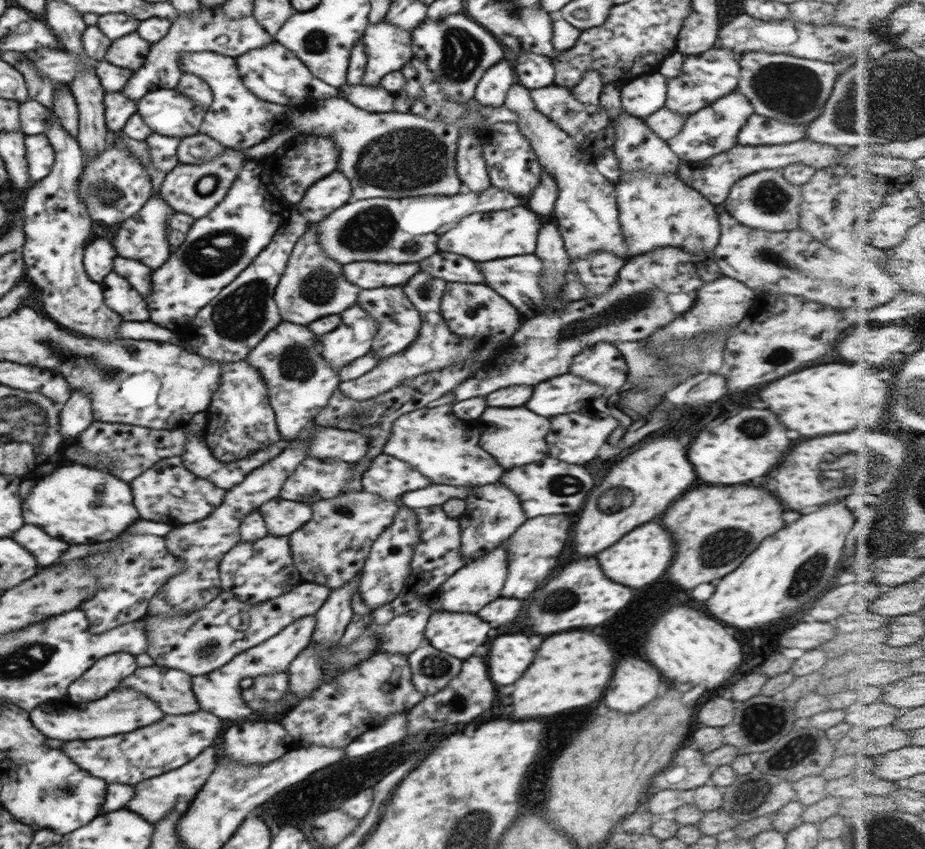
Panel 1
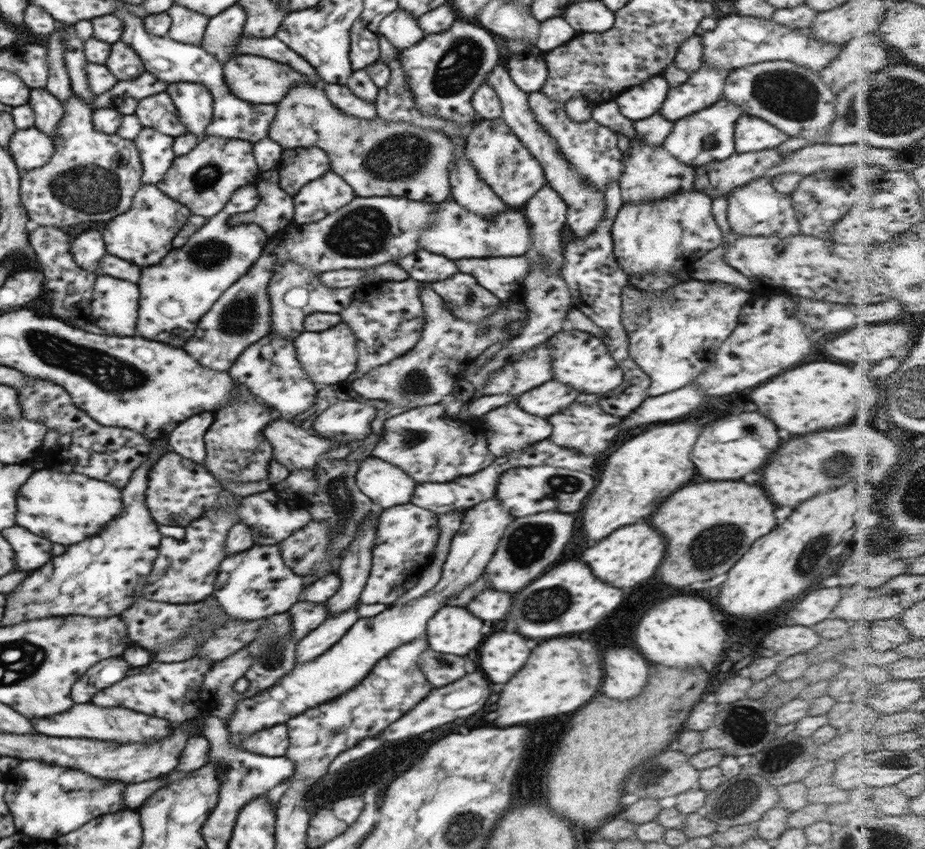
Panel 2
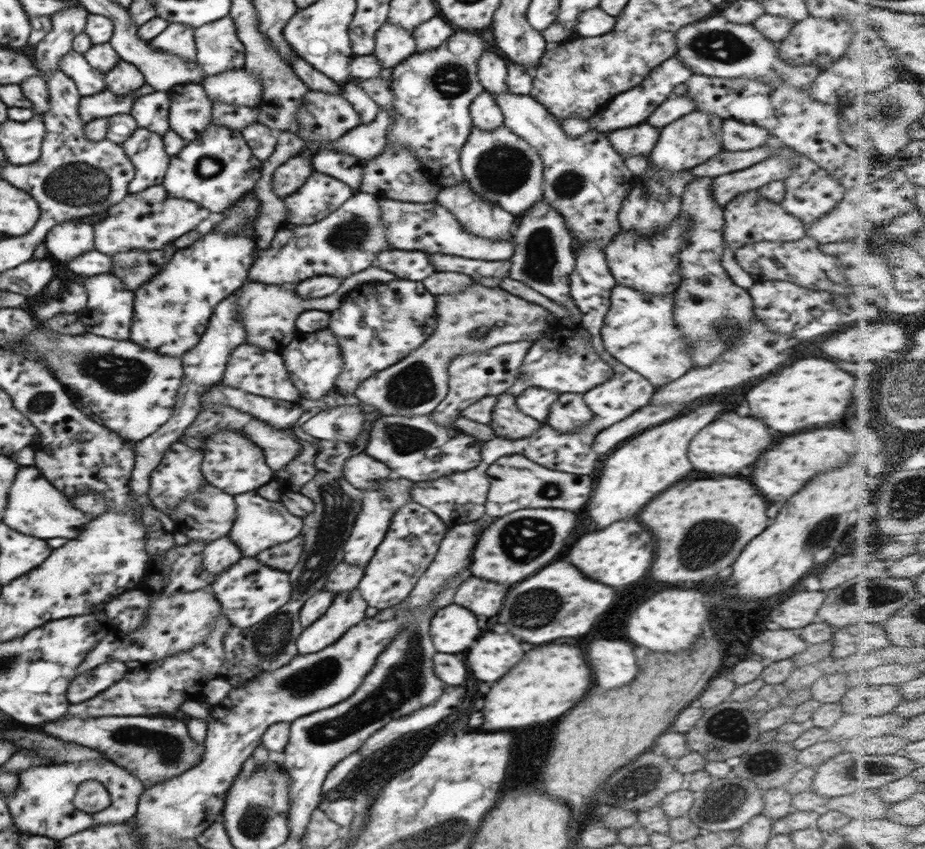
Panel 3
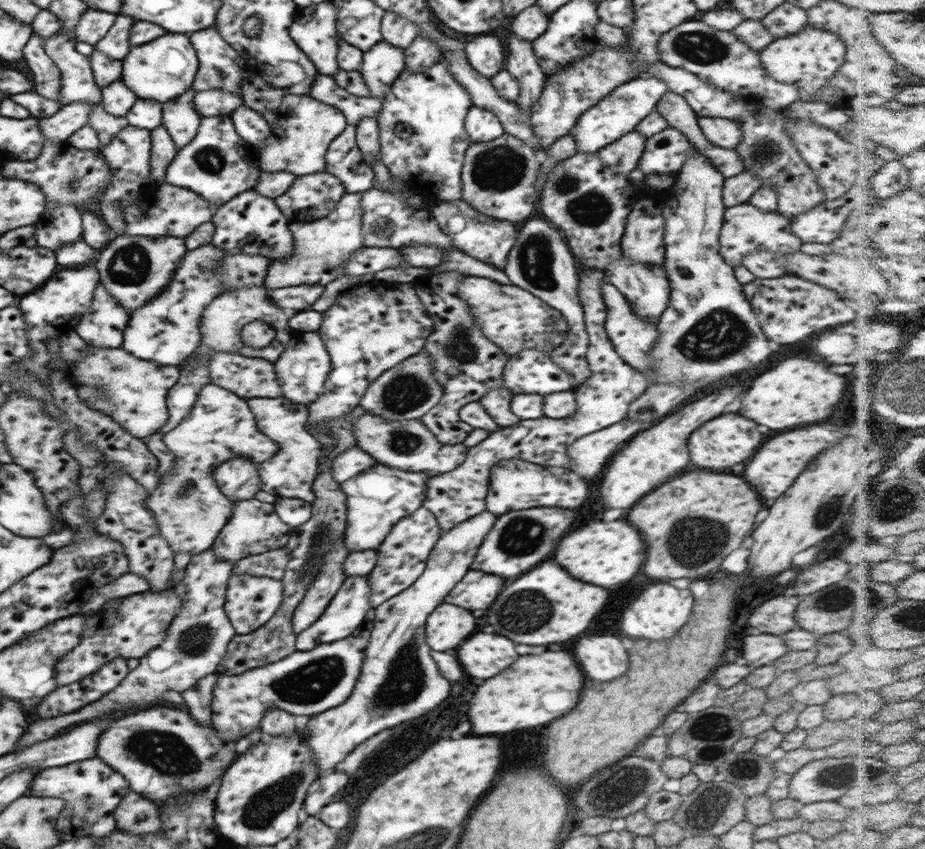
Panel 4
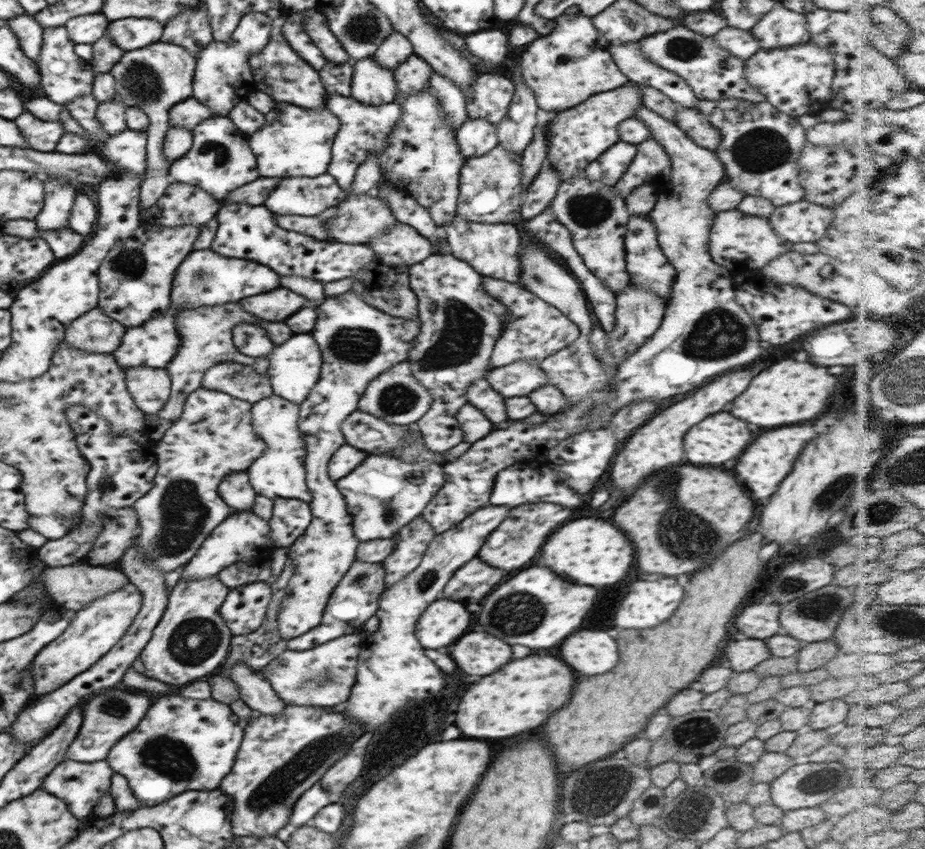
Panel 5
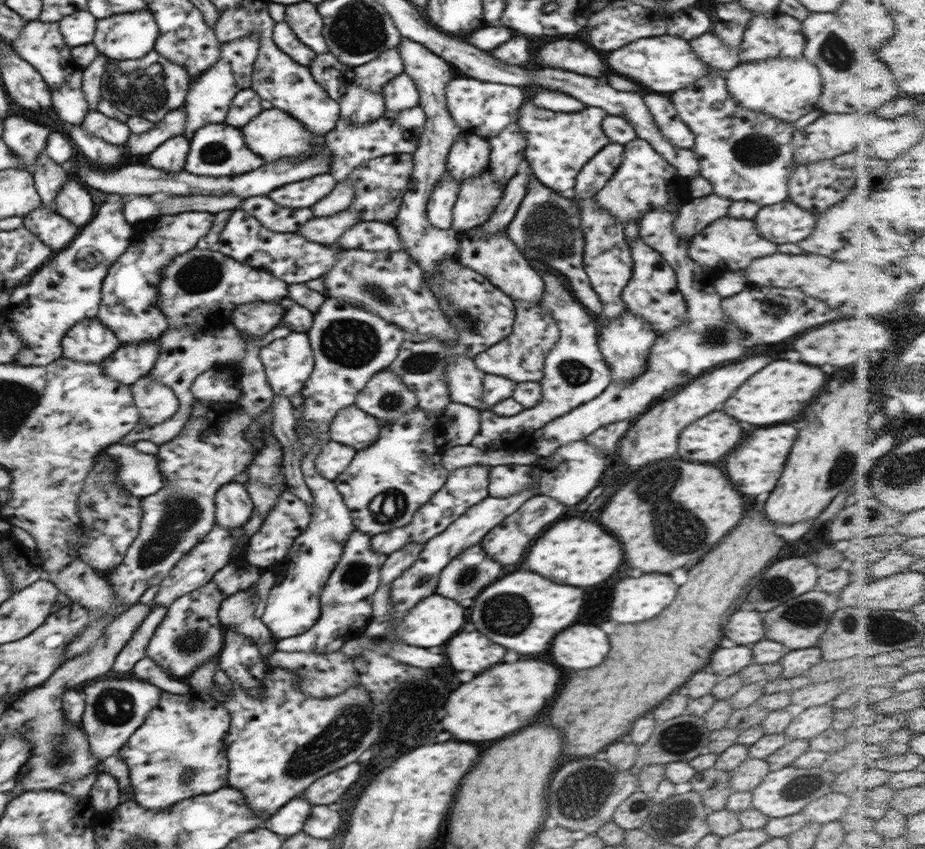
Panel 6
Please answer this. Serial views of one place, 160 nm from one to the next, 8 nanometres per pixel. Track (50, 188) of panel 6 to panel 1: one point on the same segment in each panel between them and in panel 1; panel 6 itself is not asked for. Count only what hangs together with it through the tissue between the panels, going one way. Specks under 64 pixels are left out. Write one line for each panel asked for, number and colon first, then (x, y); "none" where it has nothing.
1: (99, 255)
2: (88, 247)
3: (68, 240)
4: (63, 224)
5: (58, 198)

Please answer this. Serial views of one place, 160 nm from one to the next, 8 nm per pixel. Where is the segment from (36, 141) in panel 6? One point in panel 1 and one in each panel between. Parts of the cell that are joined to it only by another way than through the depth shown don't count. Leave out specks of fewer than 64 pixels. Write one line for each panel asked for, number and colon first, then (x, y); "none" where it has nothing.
1: (210, 29)
2: (124, 96)
3: (103, 104)
4: (57, 128)
5: (42, 135)

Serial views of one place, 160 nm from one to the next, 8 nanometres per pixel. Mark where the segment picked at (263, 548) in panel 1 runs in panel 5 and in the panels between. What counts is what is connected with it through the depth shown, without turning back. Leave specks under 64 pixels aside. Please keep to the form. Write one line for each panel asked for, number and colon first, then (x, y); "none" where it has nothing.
2: (256, 583)
3: (248, 591)
4: (250, 601)
5: (244, 608)

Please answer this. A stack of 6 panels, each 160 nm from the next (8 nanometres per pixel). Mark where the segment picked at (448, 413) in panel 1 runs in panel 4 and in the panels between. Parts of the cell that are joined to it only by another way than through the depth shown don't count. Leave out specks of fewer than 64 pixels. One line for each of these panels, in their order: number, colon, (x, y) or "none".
2: (429, 446)
3: (415, 447)
4: (408, 445)

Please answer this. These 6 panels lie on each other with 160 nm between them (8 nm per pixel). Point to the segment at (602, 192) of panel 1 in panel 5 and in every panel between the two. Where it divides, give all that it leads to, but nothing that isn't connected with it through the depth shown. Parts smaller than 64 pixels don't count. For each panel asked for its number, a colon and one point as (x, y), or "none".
2: (586, 205)
3: (491, 69)
4: (486, 54)
5: (491, 46)

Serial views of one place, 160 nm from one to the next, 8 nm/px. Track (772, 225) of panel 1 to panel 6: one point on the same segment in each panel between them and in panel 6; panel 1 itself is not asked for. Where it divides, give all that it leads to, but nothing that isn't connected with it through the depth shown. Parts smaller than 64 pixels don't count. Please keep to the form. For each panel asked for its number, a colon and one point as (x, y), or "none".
2: (756, 209)
3: (750, 218)
4: (745, 229)
5: (738, 241)
6: (734, 242)

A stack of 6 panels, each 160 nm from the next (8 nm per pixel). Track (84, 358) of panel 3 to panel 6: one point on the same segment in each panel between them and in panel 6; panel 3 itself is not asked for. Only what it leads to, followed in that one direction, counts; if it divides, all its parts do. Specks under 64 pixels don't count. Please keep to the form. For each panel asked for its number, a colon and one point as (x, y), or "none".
4: (133, 392)
5: (150, 388)
6: (156, 403)

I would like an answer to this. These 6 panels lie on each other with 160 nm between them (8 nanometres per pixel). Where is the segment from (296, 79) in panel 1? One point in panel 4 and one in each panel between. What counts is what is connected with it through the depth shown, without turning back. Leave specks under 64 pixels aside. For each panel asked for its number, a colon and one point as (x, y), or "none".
2: (256, 79)
3: (238, 87)
4: (215, 101)

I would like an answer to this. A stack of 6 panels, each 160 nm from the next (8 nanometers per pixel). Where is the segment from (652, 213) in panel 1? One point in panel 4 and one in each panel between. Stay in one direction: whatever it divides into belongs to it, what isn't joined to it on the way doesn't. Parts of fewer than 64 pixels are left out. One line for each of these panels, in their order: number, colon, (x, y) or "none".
2: (660, 236)
3: (650, 265)
4: (646, 287)

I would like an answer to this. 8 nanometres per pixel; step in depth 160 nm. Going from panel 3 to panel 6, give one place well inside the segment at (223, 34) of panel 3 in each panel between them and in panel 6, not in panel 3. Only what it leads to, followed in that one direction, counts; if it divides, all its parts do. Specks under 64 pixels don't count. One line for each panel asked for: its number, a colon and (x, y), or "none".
4: (220, 66)
5: (223, 76)
6: (208, 100)

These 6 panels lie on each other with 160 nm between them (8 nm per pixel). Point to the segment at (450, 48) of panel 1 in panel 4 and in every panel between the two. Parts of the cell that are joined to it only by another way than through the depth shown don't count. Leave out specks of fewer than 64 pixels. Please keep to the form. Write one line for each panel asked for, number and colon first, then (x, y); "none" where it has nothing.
2: (443, 71)
3: (432, 90)
4: (422, 139)

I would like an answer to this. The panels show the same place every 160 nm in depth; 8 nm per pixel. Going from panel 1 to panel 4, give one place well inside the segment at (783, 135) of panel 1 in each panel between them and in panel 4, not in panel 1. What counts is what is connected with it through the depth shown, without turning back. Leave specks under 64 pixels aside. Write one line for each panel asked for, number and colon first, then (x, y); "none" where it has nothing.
2: (751, 134)
3: (735, 136)
4: (724, 133)

